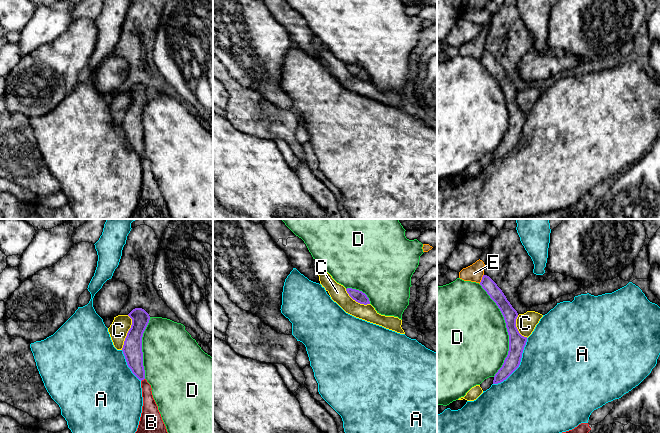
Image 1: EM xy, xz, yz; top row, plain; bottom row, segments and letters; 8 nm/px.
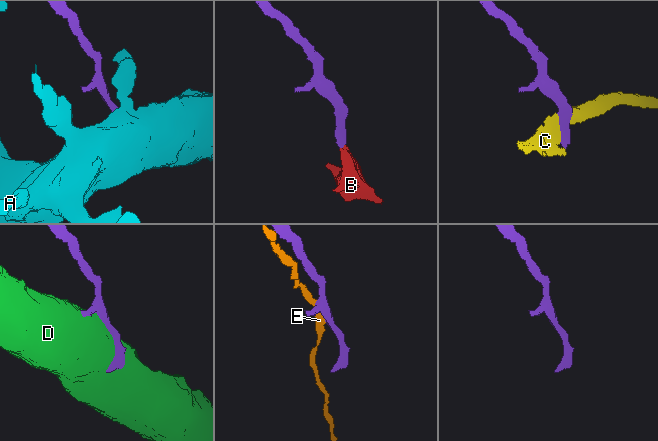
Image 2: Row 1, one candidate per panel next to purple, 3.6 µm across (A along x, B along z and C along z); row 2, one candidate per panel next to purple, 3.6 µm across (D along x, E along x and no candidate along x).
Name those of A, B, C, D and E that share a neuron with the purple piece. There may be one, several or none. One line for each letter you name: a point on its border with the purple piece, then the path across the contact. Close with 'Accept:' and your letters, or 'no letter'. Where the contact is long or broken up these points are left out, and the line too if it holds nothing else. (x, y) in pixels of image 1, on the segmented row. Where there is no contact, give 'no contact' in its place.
B: contact xy (142, 379); way xy (132, 350), (136, 367), (142, 379), (146, 387), (149, 409)
Accept: B

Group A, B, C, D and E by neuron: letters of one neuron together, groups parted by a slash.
A / B / C / D / E

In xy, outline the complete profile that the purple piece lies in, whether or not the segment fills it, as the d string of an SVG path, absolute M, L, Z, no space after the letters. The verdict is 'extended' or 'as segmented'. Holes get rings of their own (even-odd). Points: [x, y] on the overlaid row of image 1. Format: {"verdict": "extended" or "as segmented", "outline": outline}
{"verdict": "extended", "outline": "M142 308L133 309L128 316L132 319L122 348L128 367L141 381L143 406L137 431L135 433L168 433L158 406L152 395L151 385L145 379L143 366L142 337L150 316Z"}

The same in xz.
{"verdict": "as segmented", "outline": "M347 288L346 291L349 294L349 296L356 302L364 305L370 304L369 298L362 291L352 288Z"}

